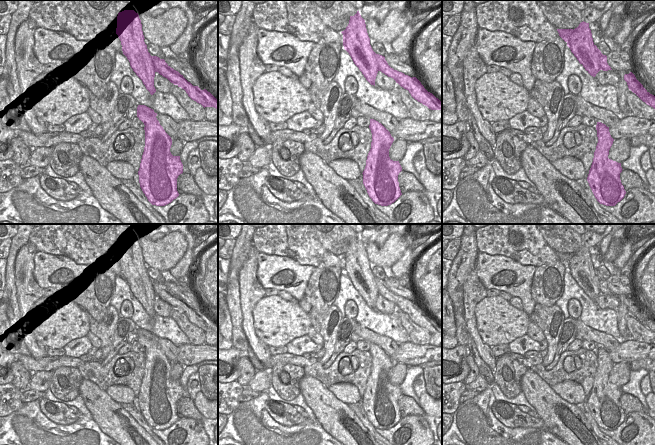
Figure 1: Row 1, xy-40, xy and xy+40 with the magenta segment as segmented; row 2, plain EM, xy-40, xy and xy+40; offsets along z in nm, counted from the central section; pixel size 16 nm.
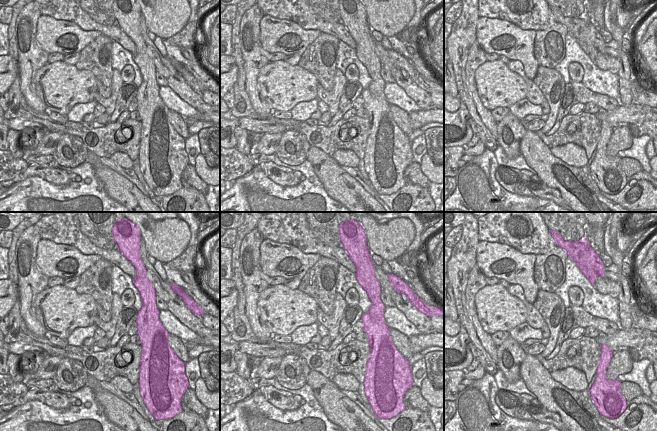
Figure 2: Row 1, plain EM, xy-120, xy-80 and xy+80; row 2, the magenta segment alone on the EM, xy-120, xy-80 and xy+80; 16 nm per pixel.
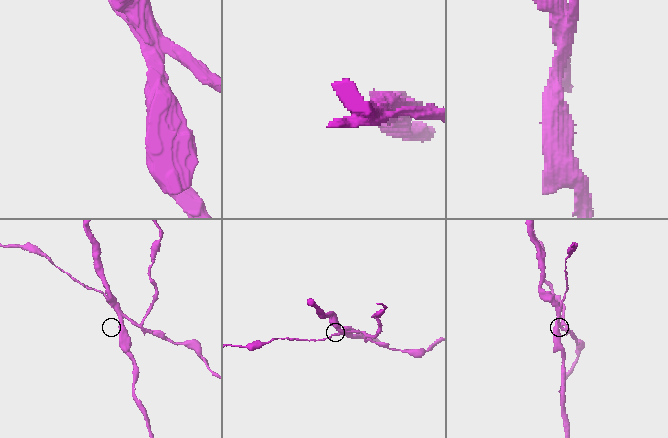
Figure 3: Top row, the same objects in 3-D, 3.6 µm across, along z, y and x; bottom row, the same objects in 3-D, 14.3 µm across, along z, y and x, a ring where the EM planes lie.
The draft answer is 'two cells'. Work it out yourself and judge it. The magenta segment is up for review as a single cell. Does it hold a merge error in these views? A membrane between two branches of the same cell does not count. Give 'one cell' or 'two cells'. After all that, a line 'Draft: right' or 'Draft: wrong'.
two cells
Draft: right

